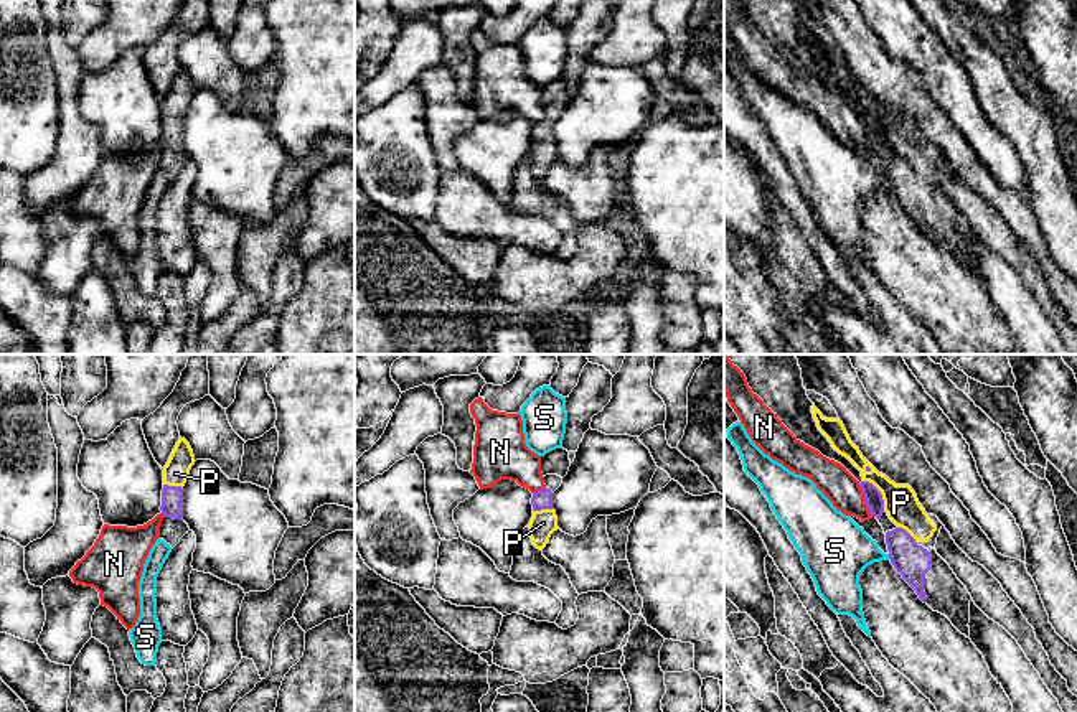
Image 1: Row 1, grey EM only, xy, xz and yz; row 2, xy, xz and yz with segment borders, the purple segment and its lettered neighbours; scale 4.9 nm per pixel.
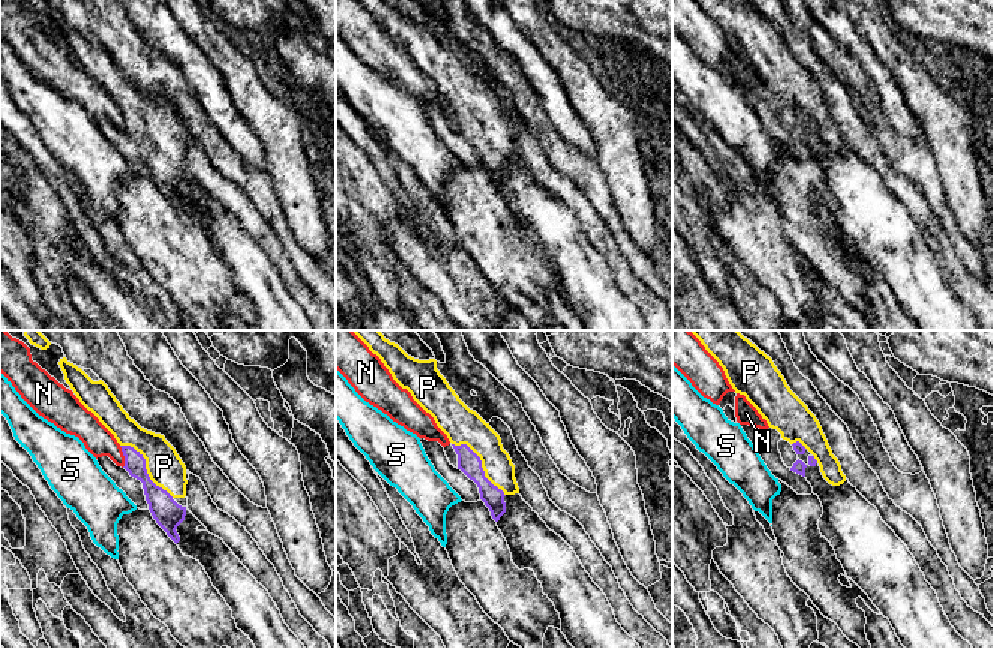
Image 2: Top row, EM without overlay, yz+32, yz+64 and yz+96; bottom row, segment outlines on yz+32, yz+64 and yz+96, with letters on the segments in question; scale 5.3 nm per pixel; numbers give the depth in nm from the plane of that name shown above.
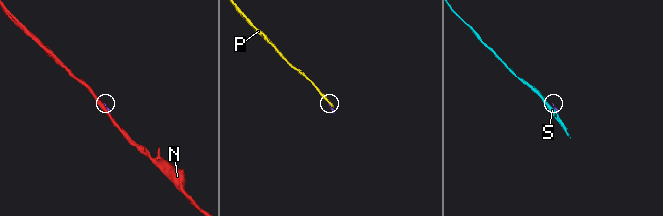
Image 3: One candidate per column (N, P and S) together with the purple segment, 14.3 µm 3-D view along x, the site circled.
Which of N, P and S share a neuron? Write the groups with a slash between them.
N / P / S

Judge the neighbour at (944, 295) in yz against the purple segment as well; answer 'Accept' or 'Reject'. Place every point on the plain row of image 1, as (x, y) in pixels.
Reject

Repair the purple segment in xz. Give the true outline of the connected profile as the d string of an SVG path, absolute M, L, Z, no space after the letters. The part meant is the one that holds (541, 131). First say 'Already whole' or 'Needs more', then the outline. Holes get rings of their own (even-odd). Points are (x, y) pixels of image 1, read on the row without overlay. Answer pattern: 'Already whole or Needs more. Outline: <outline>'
Needs more. Outline: M543 119L533 124L533 148L528 155L529 168L536 180L543 181L554 162L557 162L557 147L553 140L553 122Z

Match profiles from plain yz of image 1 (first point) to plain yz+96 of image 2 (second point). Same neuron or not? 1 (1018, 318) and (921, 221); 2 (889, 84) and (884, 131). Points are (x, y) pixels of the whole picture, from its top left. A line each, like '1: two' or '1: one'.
1: two
2: one

